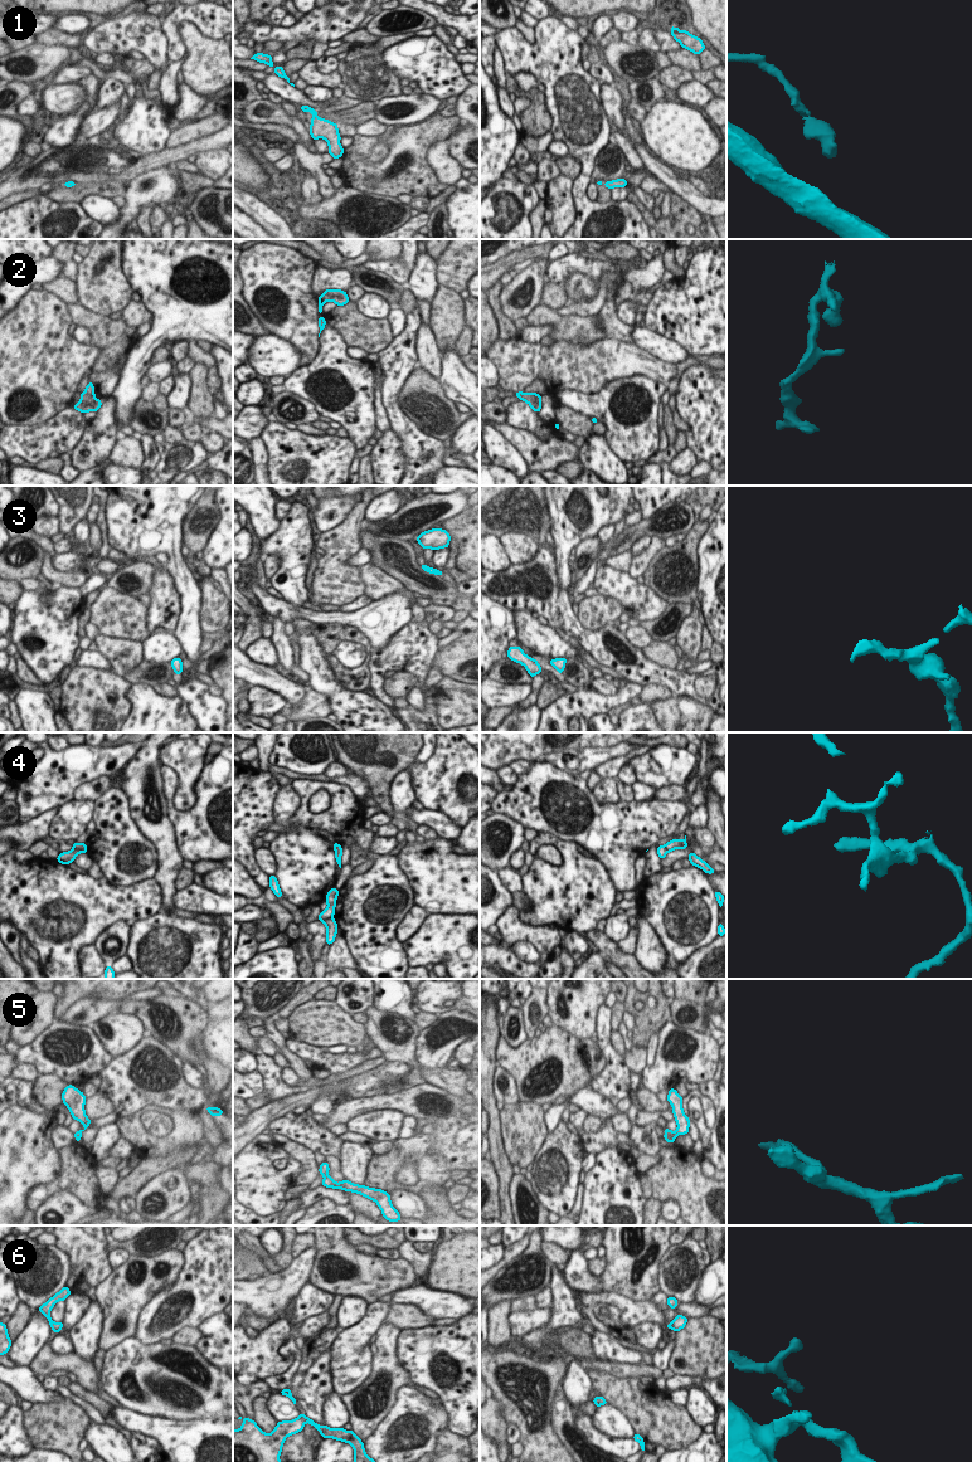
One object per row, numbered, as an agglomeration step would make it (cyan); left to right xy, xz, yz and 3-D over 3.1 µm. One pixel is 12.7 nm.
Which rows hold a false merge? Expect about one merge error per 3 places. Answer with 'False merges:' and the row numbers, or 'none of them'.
False merges: 4

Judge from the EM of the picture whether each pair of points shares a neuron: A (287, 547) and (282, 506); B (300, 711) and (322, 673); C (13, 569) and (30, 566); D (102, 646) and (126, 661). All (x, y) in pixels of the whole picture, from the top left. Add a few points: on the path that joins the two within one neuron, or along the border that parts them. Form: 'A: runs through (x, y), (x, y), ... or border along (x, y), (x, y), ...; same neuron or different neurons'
A: border along (292, 503), (288, 512), (280, 521); different neurons
B: border along (309, 687), (322, 692), (327, 697), (331, 712); different neurons
C: runs through (16, 568), (27, 566); same neuron
D: runs through (108, 647), (120, 654); same neuron

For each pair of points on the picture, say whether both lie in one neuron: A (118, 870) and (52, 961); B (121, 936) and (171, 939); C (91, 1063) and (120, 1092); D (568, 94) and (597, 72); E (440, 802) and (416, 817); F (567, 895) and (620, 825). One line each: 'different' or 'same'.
A: different
B: different
C: different
D: different
E: different
F: different

